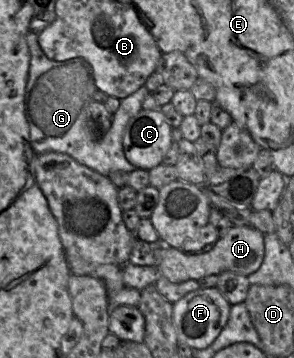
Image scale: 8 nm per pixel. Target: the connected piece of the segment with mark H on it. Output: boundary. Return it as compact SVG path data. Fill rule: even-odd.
M232 226L224 236L203 253L186 253L181 249L176 249L163 245L160 251L160 263L157 270L160 276L173 283L186 282L209 276L220 275L224 272L232 272L248 277L256 272L264 259L264 234L252 226Z

